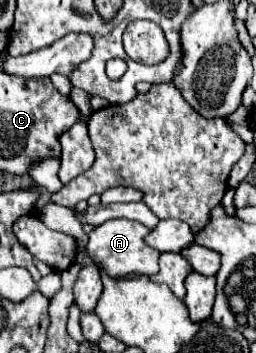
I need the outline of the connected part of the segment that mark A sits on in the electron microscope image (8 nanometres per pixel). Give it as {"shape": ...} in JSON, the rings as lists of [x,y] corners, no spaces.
{"shape":[[[115,218],[109,220],[101,226],[97,226],[91,234],[89,234],[89,244],[87,244],[87,252],[89,256],[103,264],[103,270],[109,276],[121,278],[121,276],[129,276],[129,274],[157,274],[159,272],[159,252],[153,250],[151,246],[145,244],[145,236],[151,230],[139,222],[127,220],[127,218]]]}

